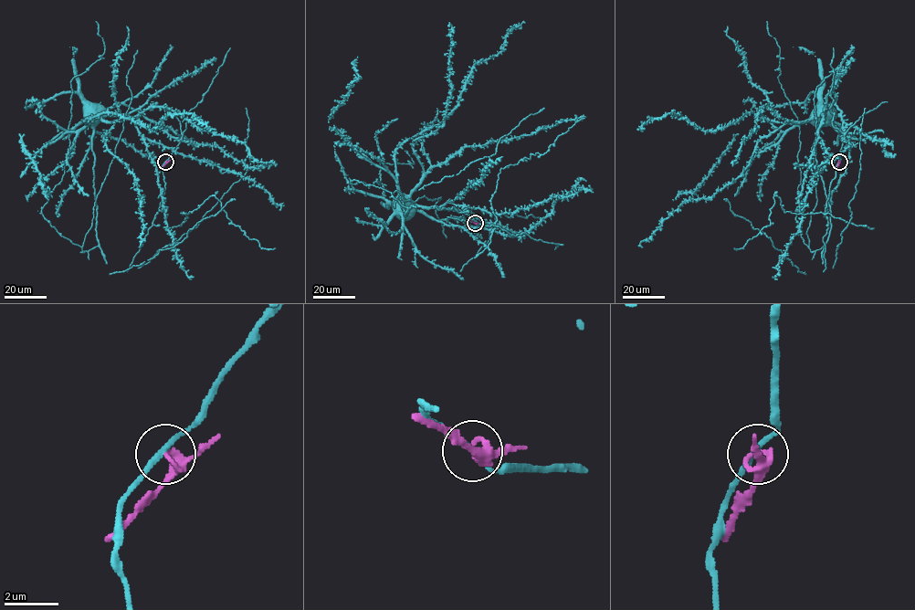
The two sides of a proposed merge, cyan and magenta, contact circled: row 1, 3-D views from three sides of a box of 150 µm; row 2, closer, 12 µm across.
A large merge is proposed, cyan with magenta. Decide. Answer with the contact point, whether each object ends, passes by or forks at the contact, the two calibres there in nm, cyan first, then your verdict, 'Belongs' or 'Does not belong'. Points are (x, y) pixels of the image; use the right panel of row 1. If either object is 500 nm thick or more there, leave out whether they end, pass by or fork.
Place: (839, 162). At the ring cyan passes by. At the ring magenta passes by. Thickness 200 nm (cyan) against 200 nm. Does not belong

